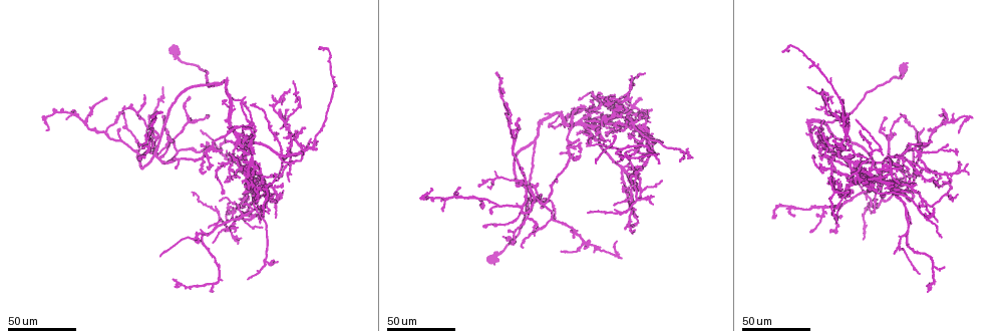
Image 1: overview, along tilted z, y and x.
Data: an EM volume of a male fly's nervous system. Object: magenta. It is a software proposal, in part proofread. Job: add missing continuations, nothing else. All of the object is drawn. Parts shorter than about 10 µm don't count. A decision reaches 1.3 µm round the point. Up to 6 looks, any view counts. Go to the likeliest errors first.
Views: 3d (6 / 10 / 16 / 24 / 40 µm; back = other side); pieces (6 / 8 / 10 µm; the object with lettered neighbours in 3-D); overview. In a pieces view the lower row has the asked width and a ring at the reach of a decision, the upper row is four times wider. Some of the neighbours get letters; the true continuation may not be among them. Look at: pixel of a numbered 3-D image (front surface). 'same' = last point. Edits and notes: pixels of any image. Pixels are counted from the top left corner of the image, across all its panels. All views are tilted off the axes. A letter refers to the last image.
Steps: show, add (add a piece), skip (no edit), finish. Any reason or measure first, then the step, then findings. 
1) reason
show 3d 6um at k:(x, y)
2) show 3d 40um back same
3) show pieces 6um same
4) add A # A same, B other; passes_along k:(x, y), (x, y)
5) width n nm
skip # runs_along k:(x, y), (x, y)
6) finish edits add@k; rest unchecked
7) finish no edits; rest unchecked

an open end
show 3d 40um at 1:(121, 111)

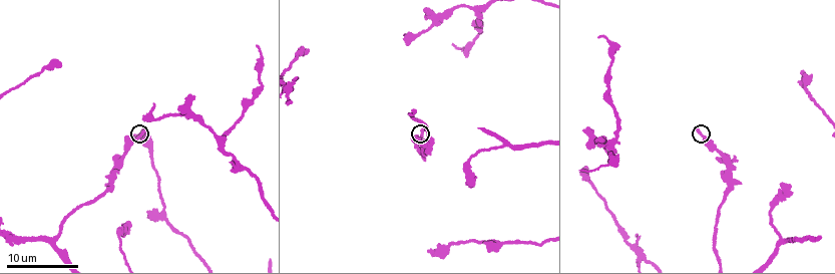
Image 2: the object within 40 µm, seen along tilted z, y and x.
show pieces 8um at 2:(697, 128)

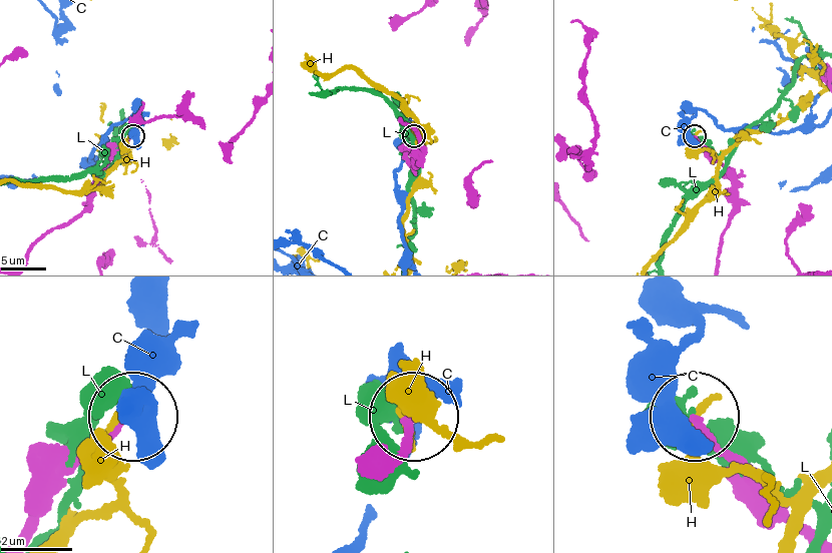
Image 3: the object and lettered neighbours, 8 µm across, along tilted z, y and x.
skip # C other, H other, L other; no lettered piece goes on from it

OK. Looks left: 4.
show 3d 24um at 1:(857, 119)

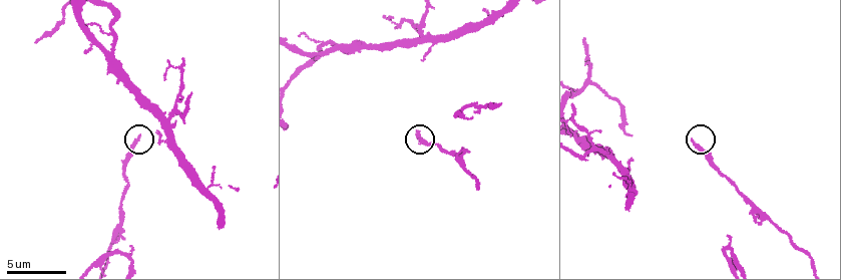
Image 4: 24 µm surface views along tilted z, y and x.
see the neighbours
show pieces 8um at 4:(693, 142)

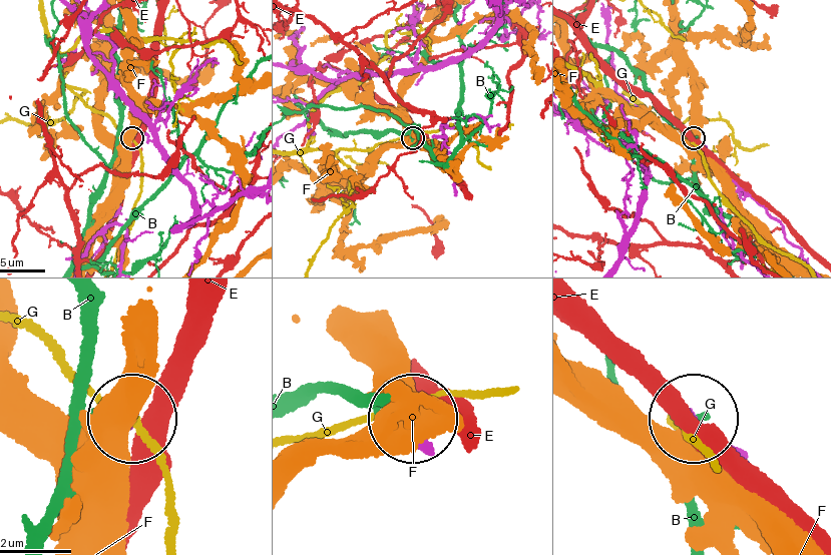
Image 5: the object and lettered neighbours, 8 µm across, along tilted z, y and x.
width 200 nm
skip # B other, E other, F other, G other; no lettered piece goes on from it

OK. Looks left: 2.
an open end
show 3d 24um at 1:(595, 163)

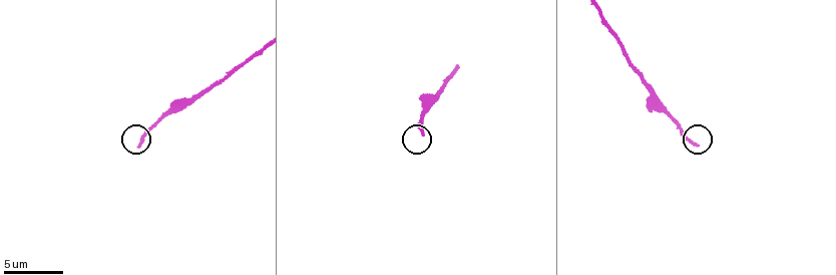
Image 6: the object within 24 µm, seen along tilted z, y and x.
what lies round it
show pieces 6um at 6:(696, 145)

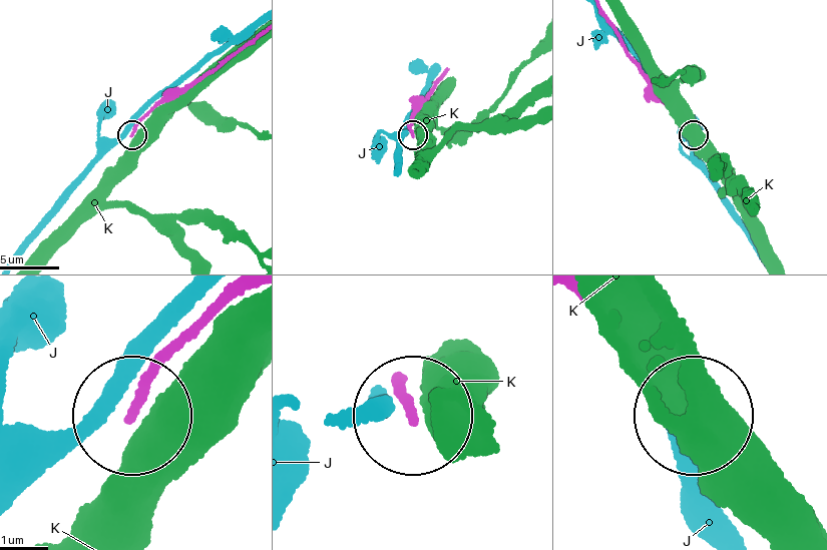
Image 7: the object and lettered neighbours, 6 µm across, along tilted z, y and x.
skip # J other, K other; runs_along 7:(254, 39), (195, 83), (158, 104), (143, 117), (133, 134); no lettered piece goes on from it

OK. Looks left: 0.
finish no edits; rest unchecked

